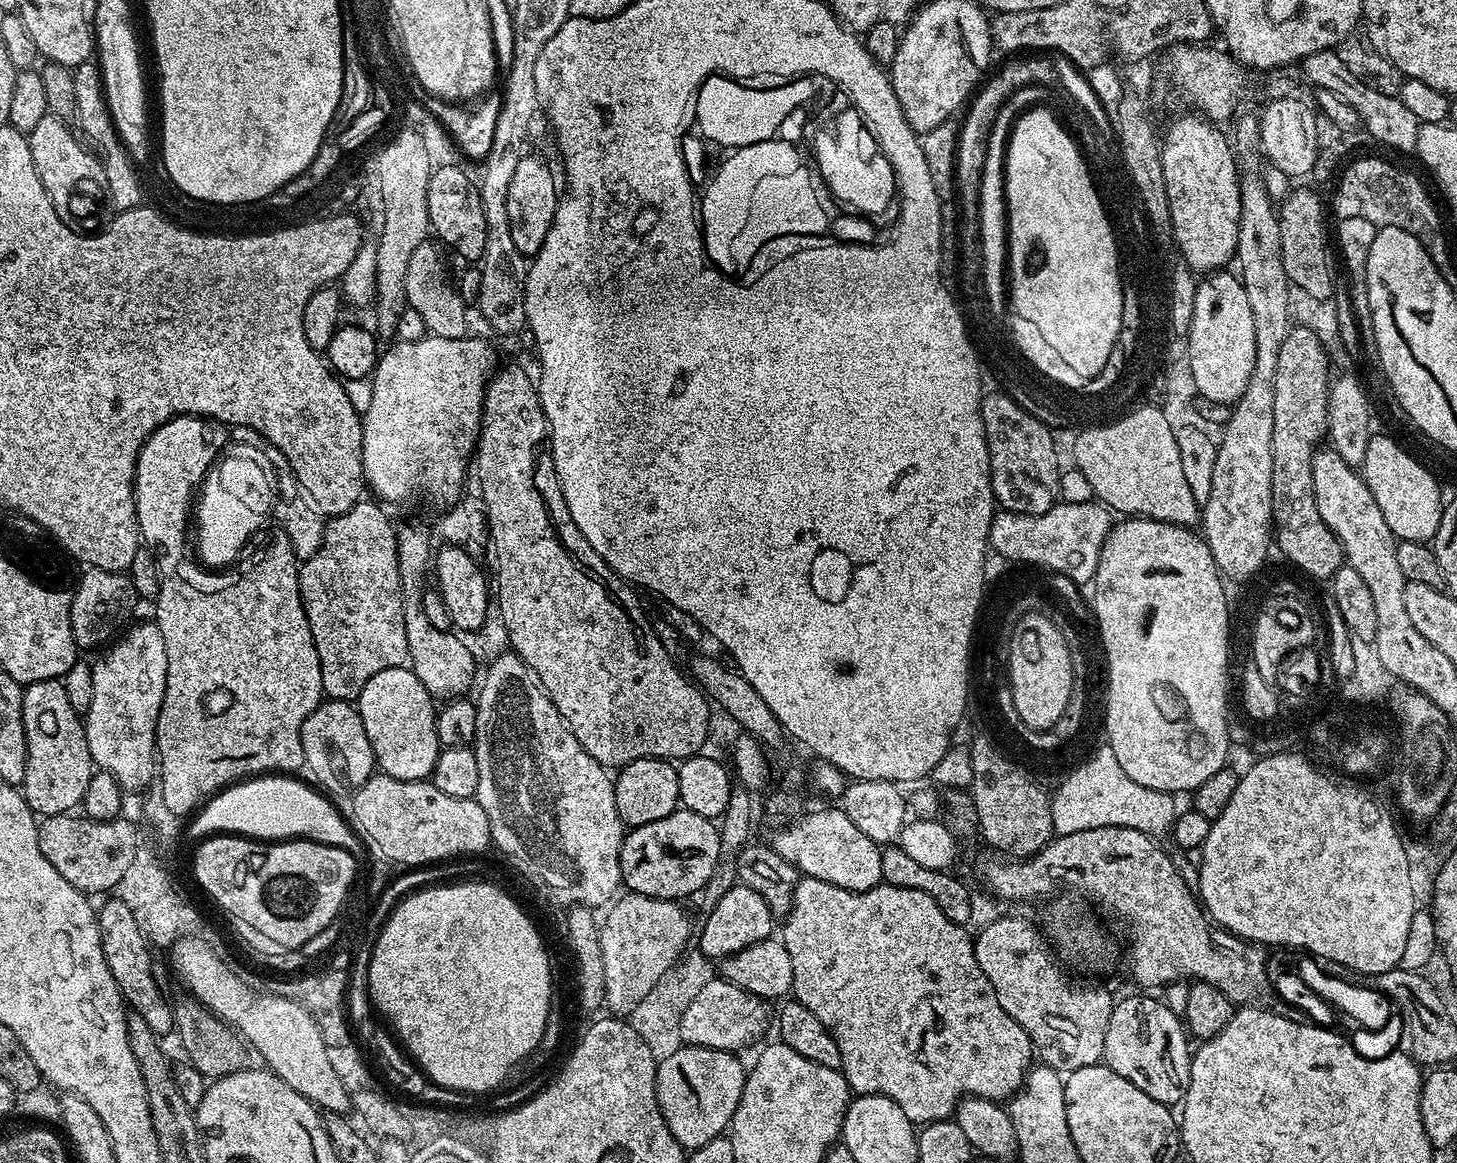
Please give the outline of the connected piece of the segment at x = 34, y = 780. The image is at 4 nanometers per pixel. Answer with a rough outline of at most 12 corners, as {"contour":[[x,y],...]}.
{"contour":[[63,679],[24,688],[24,800],[79,809],[94,775]]}

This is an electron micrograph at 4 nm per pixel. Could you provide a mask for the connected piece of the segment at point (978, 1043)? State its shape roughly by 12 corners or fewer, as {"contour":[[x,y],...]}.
{"contour":[[804,876],[791,995],[923,1126],[1034,1064],[965,925]]}

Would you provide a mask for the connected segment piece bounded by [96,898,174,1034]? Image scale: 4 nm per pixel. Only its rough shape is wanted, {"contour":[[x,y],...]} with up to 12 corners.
{"contour":[[126,902],[99,905],[102,954],[131,1011],[171,1033],[173,1005]]}

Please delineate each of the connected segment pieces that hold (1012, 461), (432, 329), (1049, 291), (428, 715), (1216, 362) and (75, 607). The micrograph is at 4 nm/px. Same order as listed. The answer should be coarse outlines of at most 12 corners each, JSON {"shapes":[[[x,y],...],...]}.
{"shapes":[[[992,392],[990,482],[1005,512],[1060,500],[1053,429]],[[435,241],[404,279],[407,307],[431,335],[460,340],[468,308]],[[1044,106],[1008,135],[1011,309],[1096,376],[1122,326],[1112,223]],[[408,666],[358,697],[376,768],[428,780],[437,705]],[[1228,270],[1196,284],[1188,348],[1205,400],[1254,374],[1254,314]],[[124,572],[75,581],[70,626],[80,650],[107,645],[138,603]]]}

